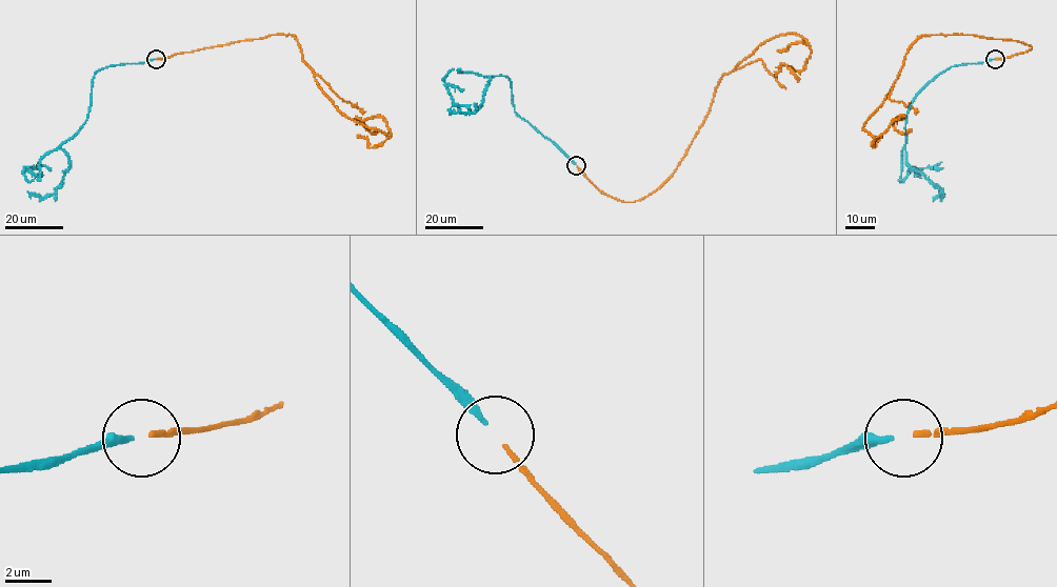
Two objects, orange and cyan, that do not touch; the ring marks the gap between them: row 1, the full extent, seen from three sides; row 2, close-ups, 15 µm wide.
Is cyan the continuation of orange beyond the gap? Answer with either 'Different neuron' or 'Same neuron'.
Same neuron

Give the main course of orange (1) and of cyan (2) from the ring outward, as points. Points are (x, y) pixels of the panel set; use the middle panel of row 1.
1: (576, 166), (641, 200), (761, 44), (805, 41), (805, 66), (783, 64), (798, 82)
2: (575, 164), (517, 114), (505, 76), (449, 72), (445, 86), (469, 114)

